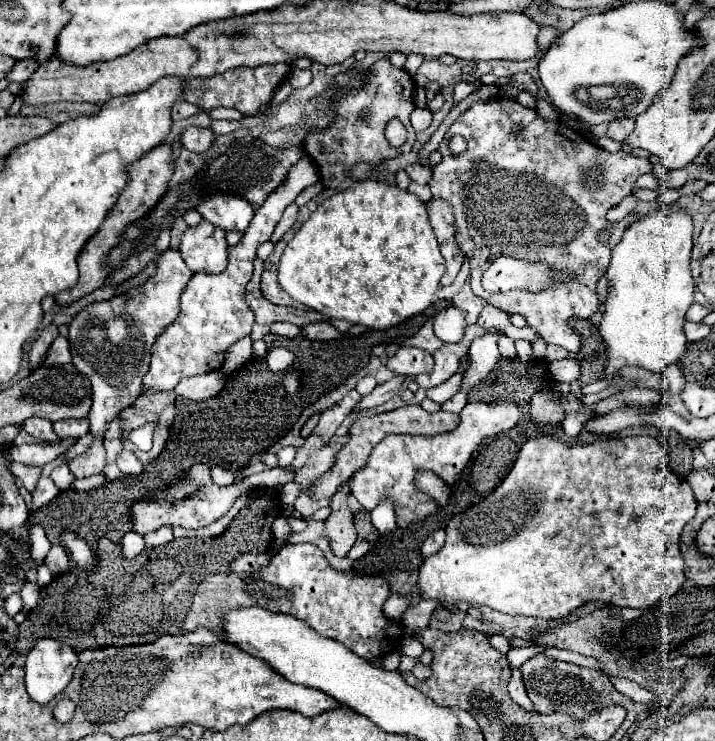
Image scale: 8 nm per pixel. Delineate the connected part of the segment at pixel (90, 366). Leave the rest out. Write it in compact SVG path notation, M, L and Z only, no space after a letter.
M167 249L155 263L155 273L139 287L125 291L123 295L115 295L107 301L91 303L83 307L69 325L69 347L71 347L71 363L83 371L93 389L93 405L89 413L89 425L93 443L83 453L71 459L69 471L81 479L91 477L103 471L105 467L105 449L103 435L109 423L127 407L143 391L143 377L149 369L149 355L155 339L171 325L179 315L179 295L191 279L191 269L179 255L179 251Z

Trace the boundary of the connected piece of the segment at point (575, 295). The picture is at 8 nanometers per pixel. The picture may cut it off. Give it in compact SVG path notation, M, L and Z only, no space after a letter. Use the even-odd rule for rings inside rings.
M497 97L485 103L473 103L445 133L439 151L443 153L443 159L433 167L433 179L429 185L433 197L447 199L453 205L453 213L457 221L457 245L469 257L473 293L509 315L511 313L523 315L531 329L535 329L547 343L567 349L569 357L593 359L593 355L581 355L581 337L569 327L569 319L591 317L599 311L595 285L601 279L601 275L607 271L607 265L611 261L611 251L619 243L623 231L627 229L627 225L631 225L631 221L639 219L637 215L627 215L627 219L621 223L609 223L605 219L605 213L633 191L633 185L639 175L651 171L649 159L625 151L609 153L597 147L591 139L587 139L585 133L569 127L565 121L561 119L545 121L537 115L537 111L527 109L517 101L505 97ZM453 135L461 135L467 141L467 149L463 153L457 155L451 153L449 139ZM601 231L609 231L611 239L607 243L599 241ZM499 255L511 255L527 261L541 261L567 271L571 269L571 273L579 277L567 283L555 281L545 293L509 291L505 295L493 295L483 291L481 275L485 267Z

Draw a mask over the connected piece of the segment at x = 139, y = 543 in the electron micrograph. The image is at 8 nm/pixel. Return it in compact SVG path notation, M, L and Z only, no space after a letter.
M129 531L129 533L123 537L121 545L123 545L123 555L125 555L127 559L133 559L135 555L139 555L139 553L145 549L145 539L143 539L141 533Z

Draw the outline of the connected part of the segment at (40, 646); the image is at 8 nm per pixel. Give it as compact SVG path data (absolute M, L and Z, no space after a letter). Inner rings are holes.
M39 639L27 653L25 685L33 701L45 705L53 701L71 681L77 665L77 653L57 641Z

